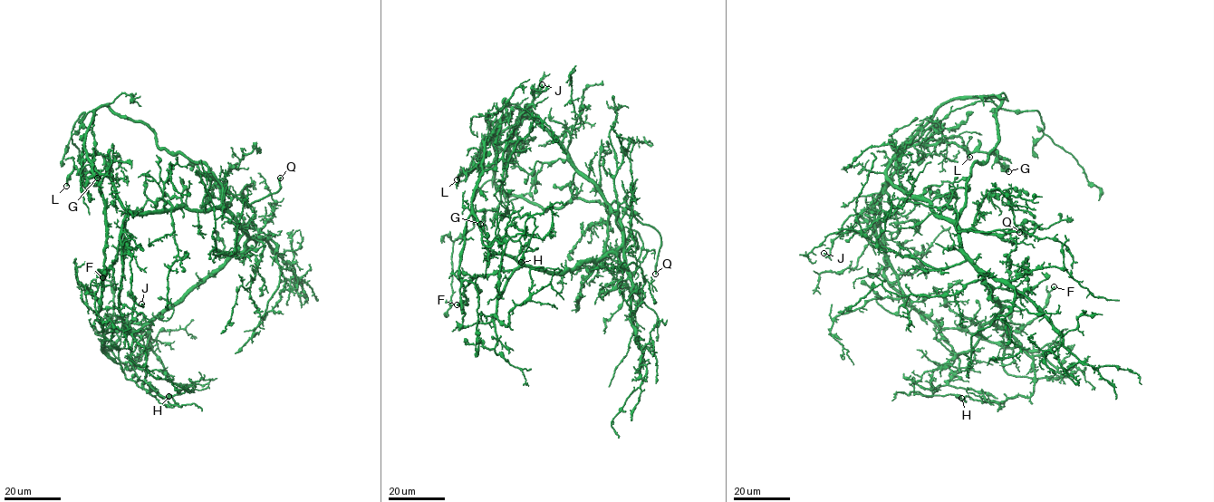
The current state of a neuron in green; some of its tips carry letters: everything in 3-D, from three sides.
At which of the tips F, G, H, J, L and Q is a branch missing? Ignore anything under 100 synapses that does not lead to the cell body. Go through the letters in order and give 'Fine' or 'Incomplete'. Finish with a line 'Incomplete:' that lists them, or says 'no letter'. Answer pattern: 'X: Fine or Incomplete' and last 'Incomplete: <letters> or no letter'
F: Fine
G: Fine
H: Fine
J: Fine
L: Fine
Q: Incomplete
Incomplete: Q

